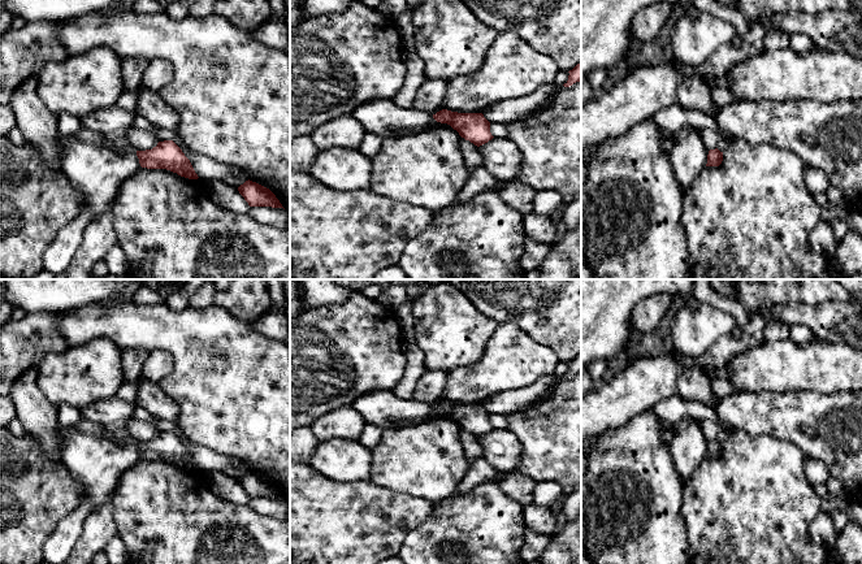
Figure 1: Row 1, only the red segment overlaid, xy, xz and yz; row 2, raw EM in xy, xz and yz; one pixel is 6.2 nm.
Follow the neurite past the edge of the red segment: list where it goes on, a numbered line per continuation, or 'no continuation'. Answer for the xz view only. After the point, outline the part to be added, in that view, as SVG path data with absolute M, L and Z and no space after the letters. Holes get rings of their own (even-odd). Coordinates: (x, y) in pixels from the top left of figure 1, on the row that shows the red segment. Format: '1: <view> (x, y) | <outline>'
no continuation

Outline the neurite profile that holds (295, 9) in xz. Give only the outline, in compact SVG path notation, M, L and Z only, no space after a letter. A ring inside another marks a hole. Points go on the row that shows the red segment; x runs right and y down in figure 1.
M290 0L290 29L295 27L303 19L300 0Z

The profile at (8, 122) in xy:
M9 104L0 105L0 136L7 136L14 127L17 121L14 112Z

